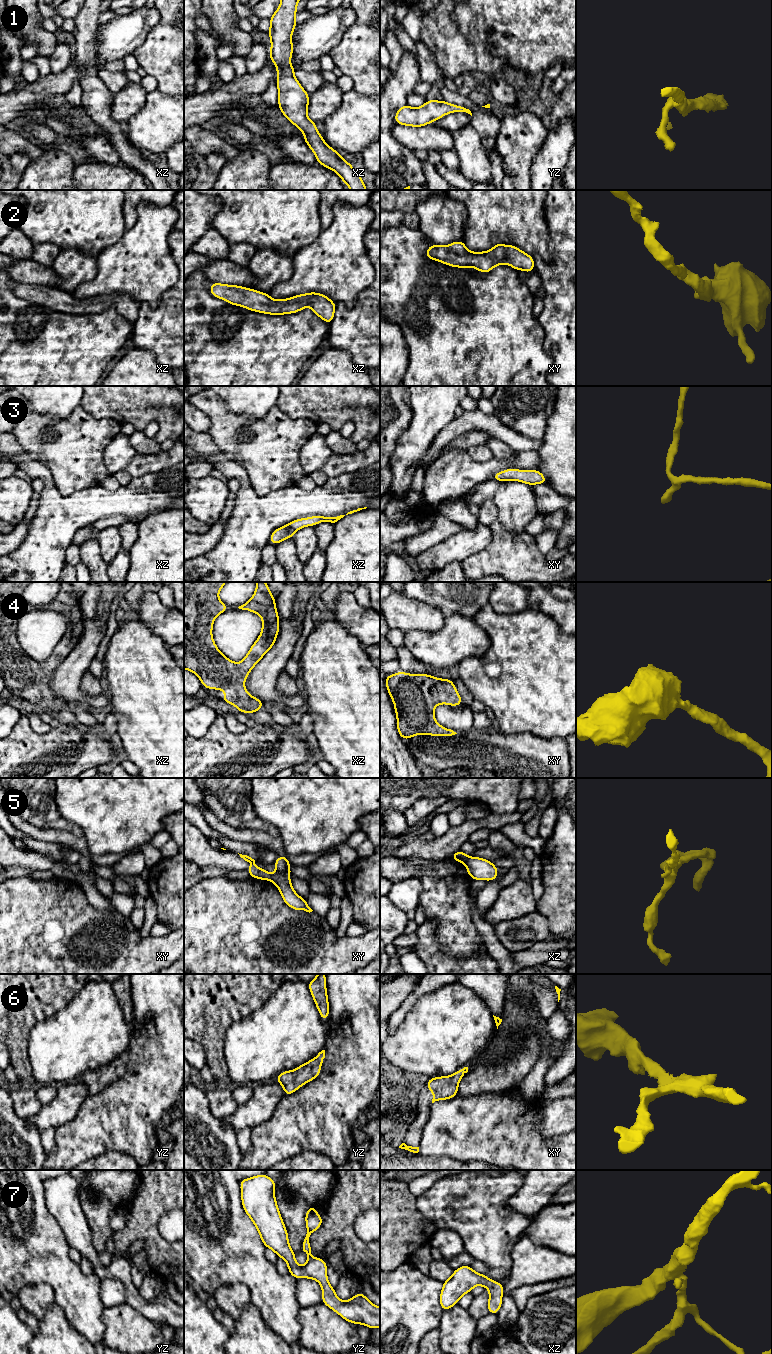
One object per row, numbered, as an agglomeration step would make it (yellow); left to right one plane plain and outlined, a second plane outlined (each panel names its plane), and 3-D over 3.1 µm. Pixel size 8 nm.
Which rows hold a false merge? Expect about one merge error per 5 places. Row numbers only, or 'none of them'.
5

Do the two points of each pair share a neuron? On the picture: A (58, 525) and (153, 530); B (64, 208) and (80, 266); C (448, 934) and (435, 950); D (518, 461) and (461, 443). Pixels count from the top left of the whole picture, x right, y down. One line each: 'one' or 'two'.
A: two
B: two
C: two
D: two

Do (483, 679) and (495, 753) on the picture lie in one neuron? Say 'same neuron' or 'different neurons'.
different neurons

